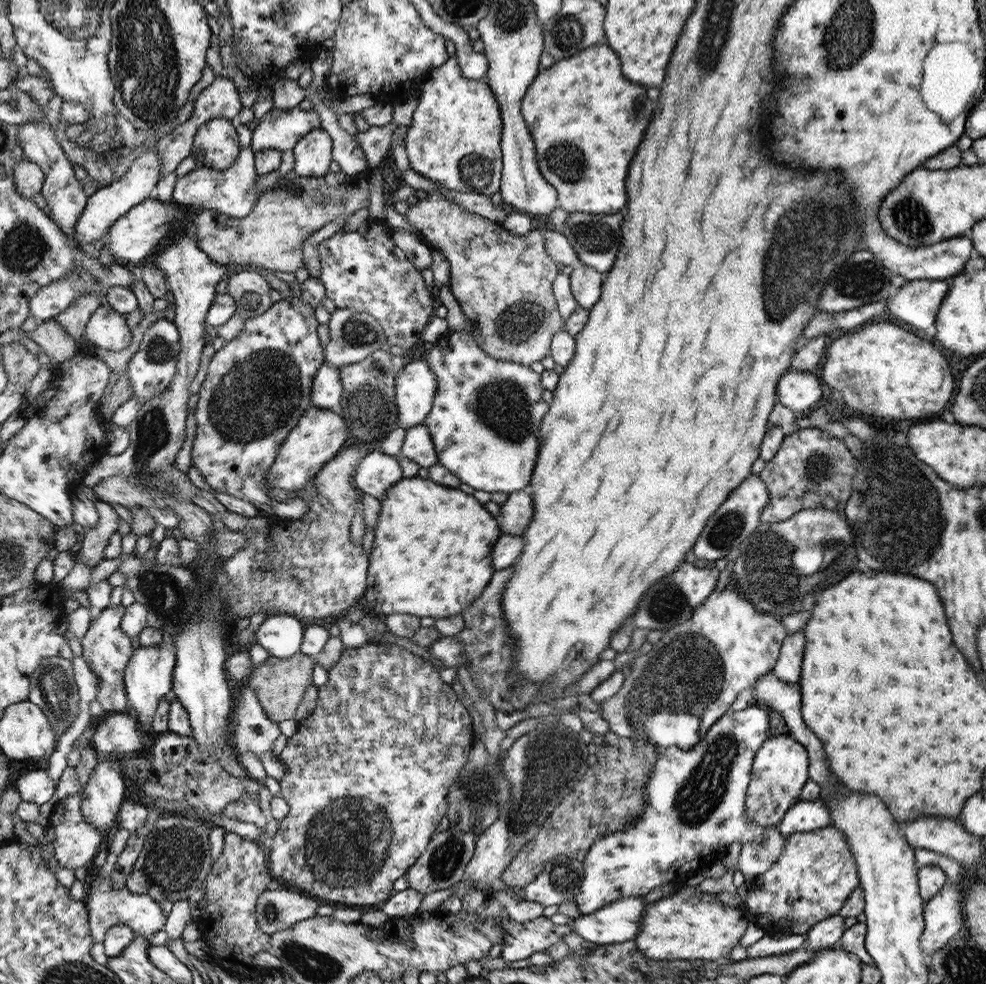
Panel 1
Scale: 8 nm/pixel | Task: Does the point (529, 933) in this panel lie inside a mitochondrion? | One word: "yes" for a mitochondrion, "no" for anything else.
no

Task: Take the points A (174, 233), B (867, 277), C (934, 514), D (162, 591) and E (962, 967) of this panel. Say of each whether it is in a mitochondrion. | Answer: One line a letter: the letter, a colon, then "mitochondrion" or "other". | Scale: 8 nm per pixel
A: other
B: mitochondrion
C: mitochondrion
D: mitochondrion
E: mitochondrion

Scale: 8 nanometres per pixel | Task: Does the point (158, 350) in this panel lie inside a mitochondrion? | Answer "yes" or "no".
yes

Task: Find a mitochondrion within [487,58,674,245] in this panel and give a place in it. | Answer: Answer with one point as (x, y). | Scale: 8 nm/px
(566, 161)

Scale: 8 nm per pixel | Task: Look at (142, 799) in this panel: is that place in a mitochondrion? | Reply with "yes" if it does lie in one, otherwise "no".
no

